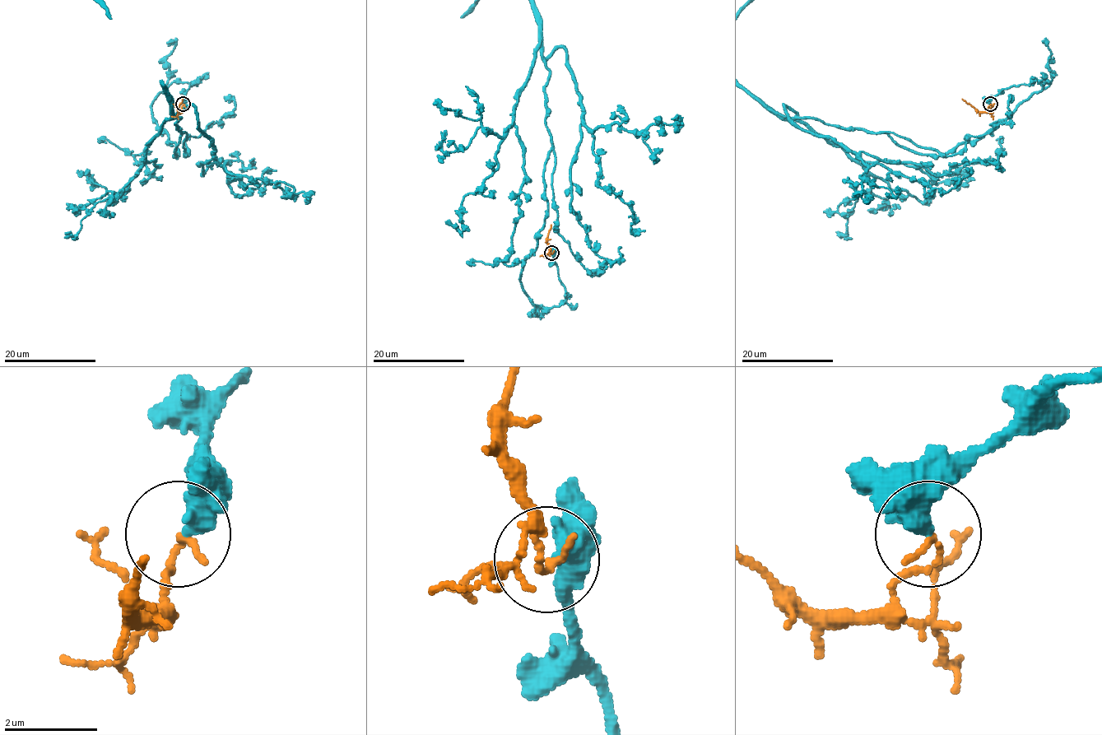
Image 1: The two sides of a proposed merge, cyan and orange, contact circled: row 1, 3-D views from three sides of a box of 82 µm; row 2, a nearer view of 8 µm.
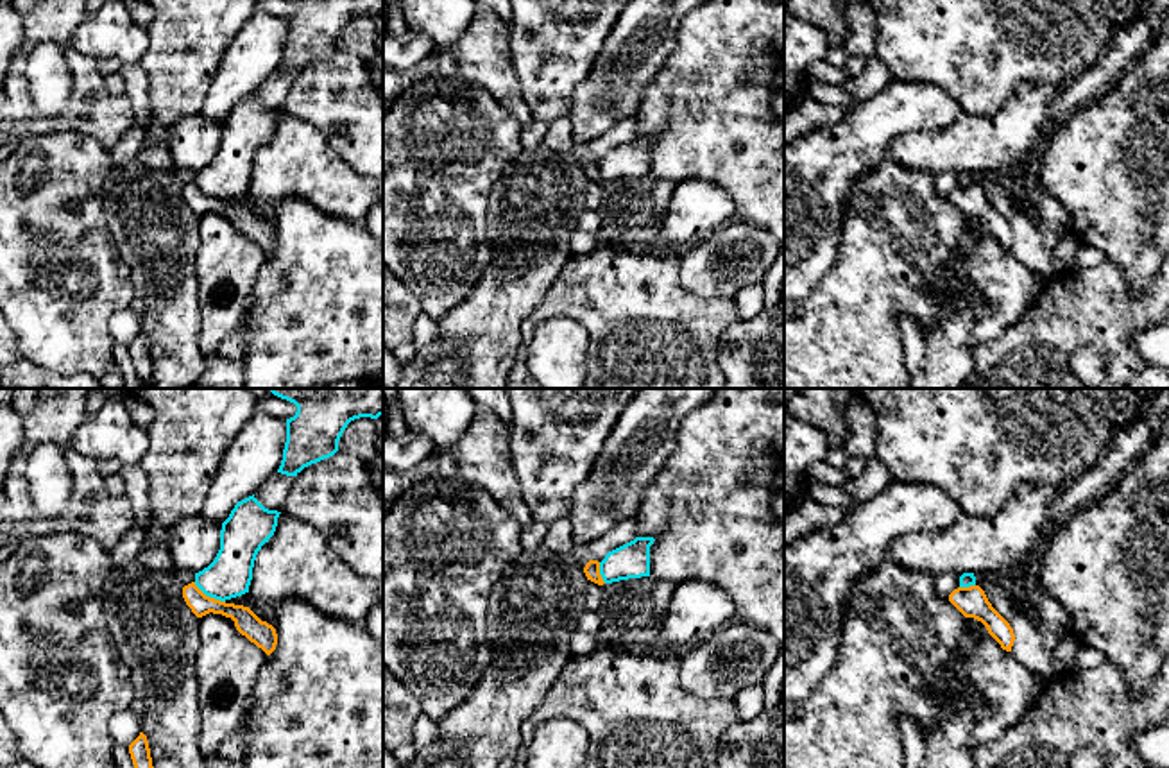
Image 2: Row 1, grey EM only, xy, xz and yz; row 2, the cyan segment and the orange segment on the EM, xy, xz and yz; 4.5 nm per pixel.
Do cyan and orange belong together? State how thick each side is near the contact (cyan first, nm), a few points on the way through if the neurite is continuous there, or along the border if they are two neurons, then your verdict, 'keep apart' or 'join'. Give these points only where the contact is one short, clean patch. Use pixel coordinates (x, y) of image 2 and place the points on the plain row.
200/110 nm | along xy (194, 181), (206, 194), (224, 201) | keep apart

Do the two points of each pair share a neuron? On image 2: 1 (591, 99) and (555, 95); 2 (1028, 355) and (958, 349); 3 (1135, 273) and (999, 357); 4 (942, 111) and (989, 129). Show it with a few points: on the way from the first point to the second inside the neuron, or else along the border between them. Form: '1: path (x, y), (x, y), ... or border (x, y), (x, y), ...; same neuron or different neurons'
1: border (595, 61), (589, 76), (575, 90), (566, 115); different neurons
2: border (976, 348), (972, 369); different neurons
3: border (1107, 260), (1121, 271), (1126, 289), (1135, 298); different neurons
4: border (965, 113), (944, 128), (919, 129); different neurons

